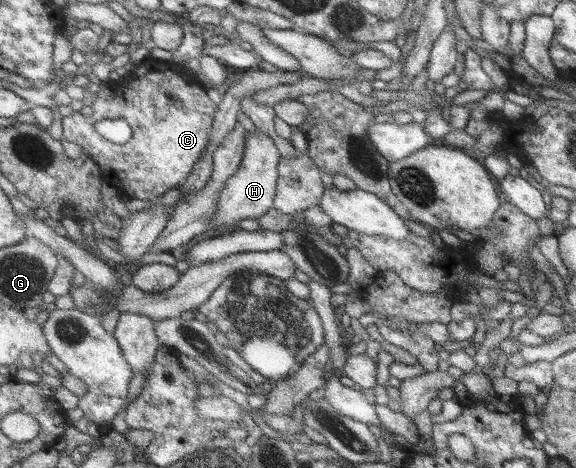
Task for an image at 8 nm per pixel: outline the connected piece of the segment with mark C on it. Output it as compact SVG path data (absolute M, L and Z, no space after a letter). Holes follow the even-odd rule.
M148 57L146 61L144 61L144 63L138 67L130 67L129 72L130 73L128 75L122 77L119 81L112 83L107 82L108 86L112 90L111 95L108 95L108 93L105 93L103 90L100 91L99 95L94 97L95 103L93 104L91 110L82 110L63 119L63 128L65 129L64 139L72 141L72 143L77 143L82 148L85 148L91 158L96 160L98 165L102 167L103 179L116 188L120 194L123 193L127 197L144 200L146 202L154 201L156 196L166 195L166 193L168 193L168 191L171 189L180 188L180 186L186 185L190 176L194 174L194 168L197 166L197 163L199 163L199 161L205 157L205 153L209 150L209 147L211 147L210 132L212 132L214 121L216 121L219 105L218 103L214 103L214 101L212 101L212 97L208 95L208 86L203 81L195 79L193 73L190 70L188 70L186 67L177 66L173 61L156 61L154 58ZM106 119L124 119L125 121L128 121L128 123L132 125L132 129L134 129L134 136L132 136L132 139L126 143L126 145L120 145L110 141L109 139L106 139L104 136L101 136L100 133L96 131L96 124Z

